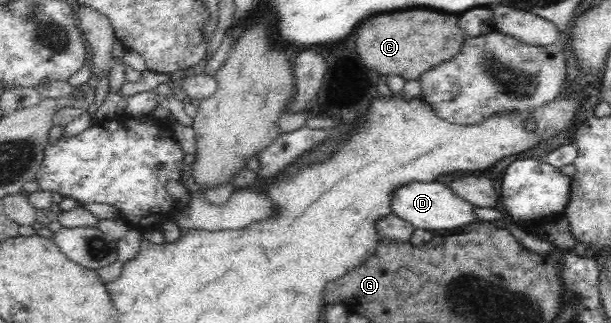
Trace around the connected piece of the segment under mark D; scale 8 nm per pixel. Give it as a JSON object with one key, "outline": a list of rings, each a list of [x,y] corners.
{"outline":[[[410,181],[409,184],[399,187],[391,197],[391,213],[421,230],[455,229],[455,227],[463,228],[467,224],[474,224],[478,221],[473,214],[474,208],[446,185],[434,181]]]}

